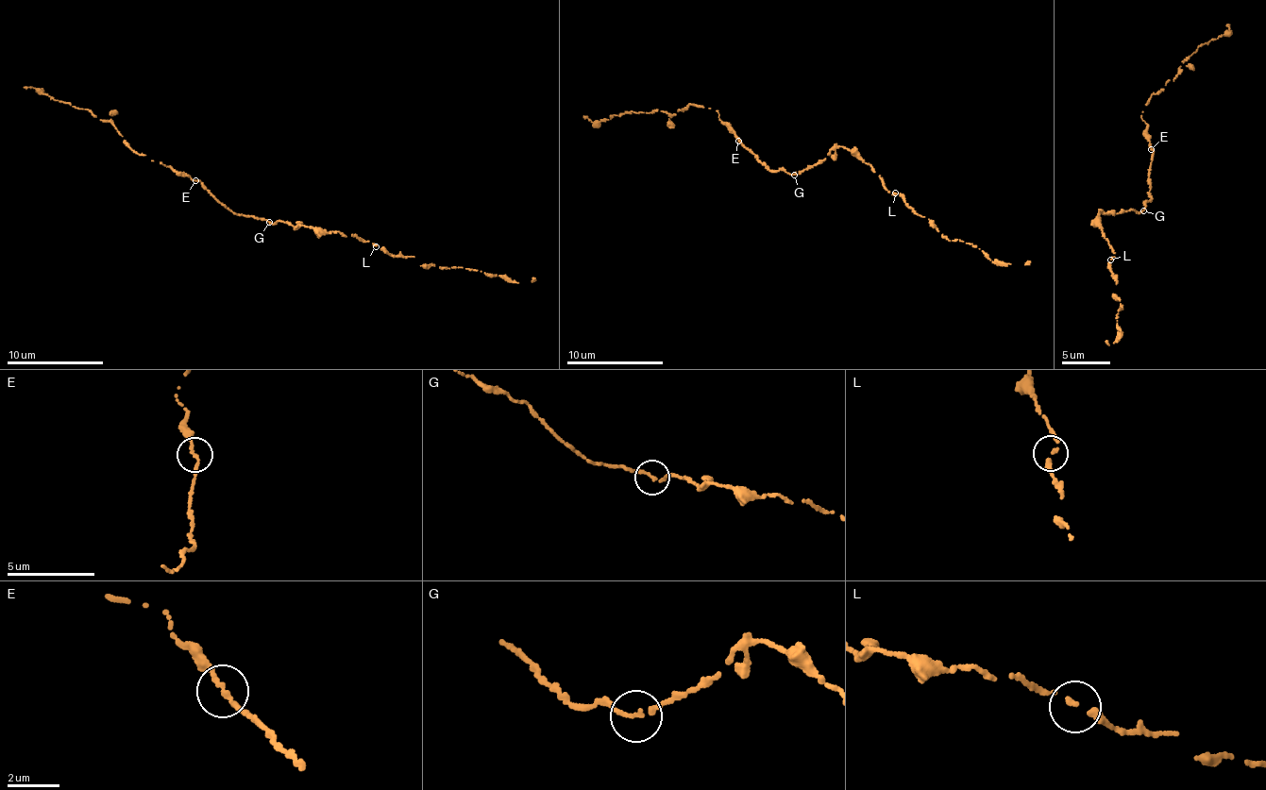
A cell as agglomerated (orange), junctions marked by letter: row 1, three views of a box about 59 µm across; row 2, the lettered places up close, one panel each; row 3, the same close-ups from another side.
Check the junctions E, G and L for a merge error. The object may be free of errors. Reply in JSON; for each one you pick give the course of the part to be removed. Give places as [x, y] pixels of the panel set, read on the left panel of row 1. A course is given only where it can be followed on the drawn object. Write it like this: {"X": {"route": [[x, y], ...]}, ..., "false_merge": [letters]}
{"false_merge": []}

